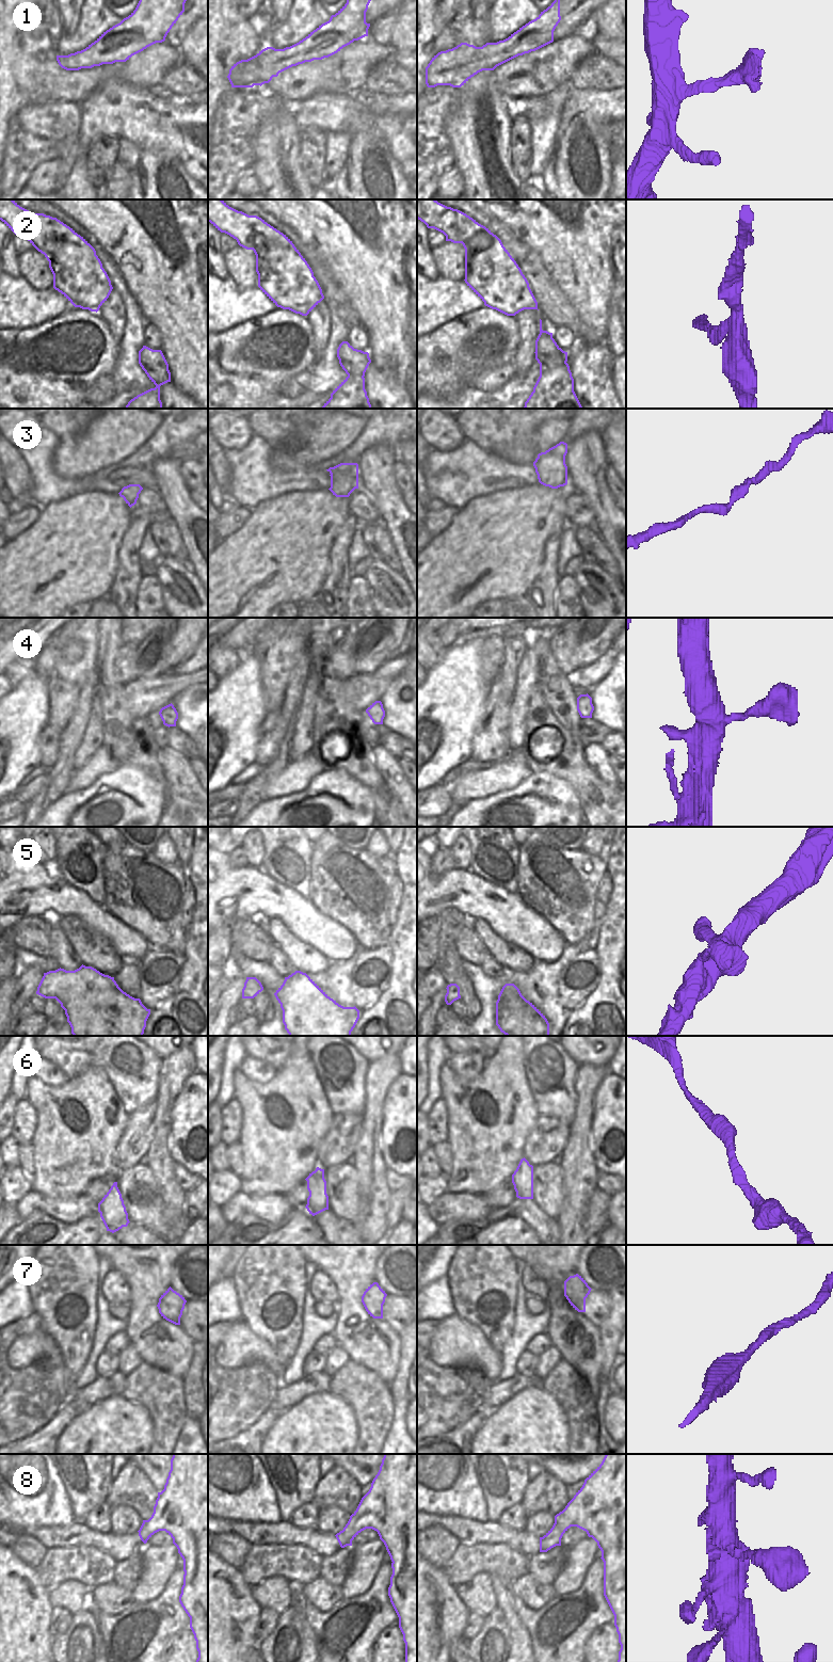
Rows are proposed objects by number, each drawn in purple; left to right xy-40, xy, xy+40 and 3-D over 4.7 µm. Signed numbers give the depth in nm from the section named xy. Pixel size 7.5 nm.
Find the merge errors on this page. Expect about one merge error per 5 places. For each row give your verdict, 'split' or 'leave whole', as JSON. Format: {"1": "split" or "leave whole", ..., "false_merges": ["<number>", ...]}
{"1": "leave whole", "2": "split", "3": "leave whole", "4": "leave whole", "5": "leave whole", "6": "leave whole", "7": "leave whole", "8": "leave whole", "false_merges": ["2"]}

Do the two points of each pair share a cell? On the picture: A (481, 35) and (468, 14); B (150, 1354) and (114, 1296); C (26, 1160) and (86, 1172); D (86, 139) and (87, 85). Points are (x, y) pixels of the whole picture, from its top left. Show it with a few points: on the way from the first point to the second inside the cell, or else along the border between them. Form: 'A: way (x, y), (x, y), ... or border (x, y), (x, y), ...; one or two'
A: way (476, 30), (473, 27), (473, 19); one
B: border (124, 1278), (130, 1292), (129, 1303); two
C: border (32, 1144), (33, 1173), (30, 1177); two
D: border (106, 81), (80, 102); two

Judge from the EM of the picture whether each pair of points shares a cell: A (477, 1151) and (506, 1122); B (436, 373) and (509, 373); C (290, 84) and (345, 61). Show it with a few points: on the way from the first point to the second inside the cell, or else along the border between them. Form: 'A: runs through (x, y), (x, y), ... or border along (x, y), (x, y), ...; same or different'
A: runs through (484, 1144), (498, 1130); same
B: border along (503, 364), (489, 370), (483, 370), (469, 384); different
C: runs through (304, 79), (327, 76), (331, 73); same

